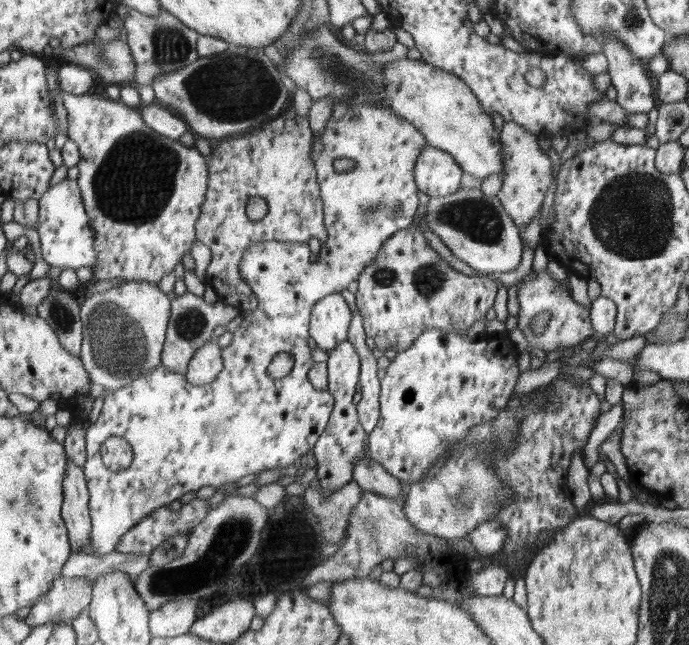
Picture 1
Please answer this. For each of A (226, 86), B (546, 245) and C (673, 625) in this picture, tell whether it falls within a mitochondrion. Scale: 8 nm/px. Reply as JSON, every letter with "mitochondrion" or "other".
{"A":"mitochondrion","B":"other","C":"mitochondrion"}

